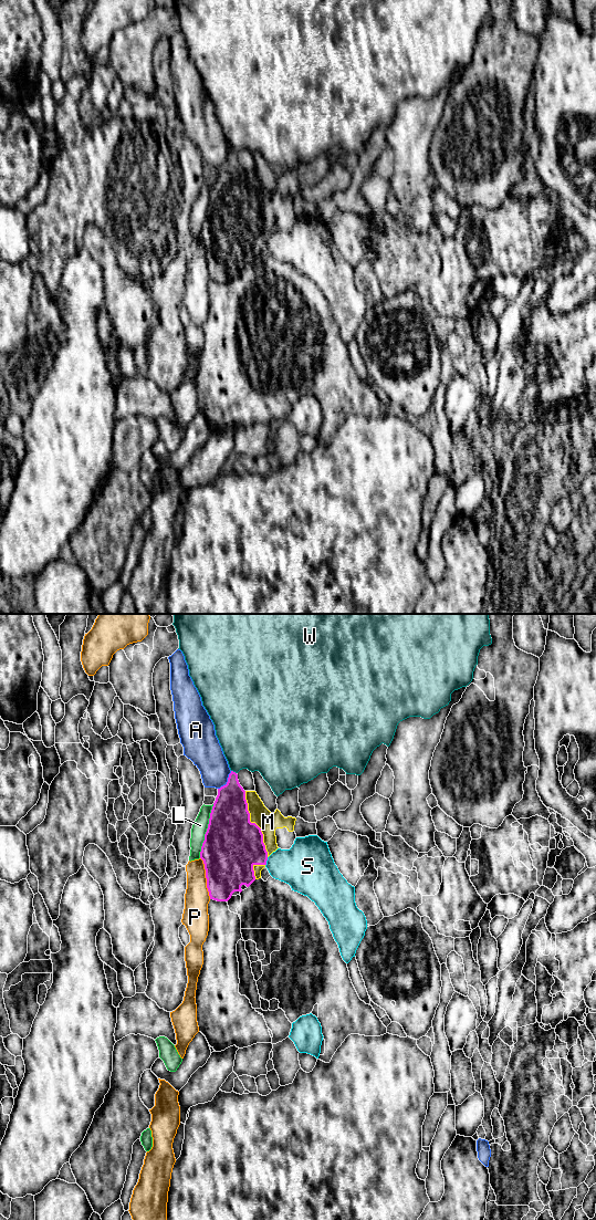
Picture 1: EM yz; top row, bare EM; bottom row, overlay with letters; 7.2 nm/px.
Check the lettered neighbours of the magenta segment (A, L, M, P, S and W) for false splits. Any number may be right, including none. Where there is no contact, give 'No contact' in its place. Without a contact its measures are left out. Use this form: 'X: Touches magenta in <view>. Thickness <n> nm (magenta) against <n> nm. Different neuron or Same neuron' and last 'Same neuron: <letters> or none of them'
A: Touches magenta in yz. Thickness 280 nm (magenta) against 220 nm. Different neuron
L: Touches magenta in yz. Thickness 420 nm (magenta) against 110 nm. Different neuron
M: Touches magenta in yz. Thickness 420 nm (magenta) against 150 nm. Same neuron
P: Touches magenta in yz. Thickness 400 nm (magenta) against 180 nm. Different neuron
S: Touches magenta in yz. Thickness 380 nm (magenta) against 300 nm. Different neuron
W: Touches magenta in yz. Thickness 240 nm (magenta) against 400 nm. Different neuron
Same neuron: M

